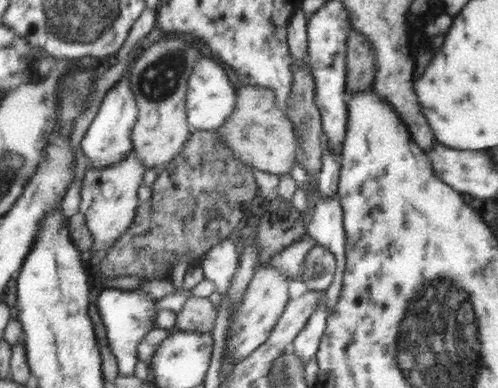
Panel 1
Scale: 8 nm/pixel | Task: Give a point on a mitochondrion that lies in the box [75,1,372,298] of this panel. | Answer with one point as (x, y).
(158, 81)

